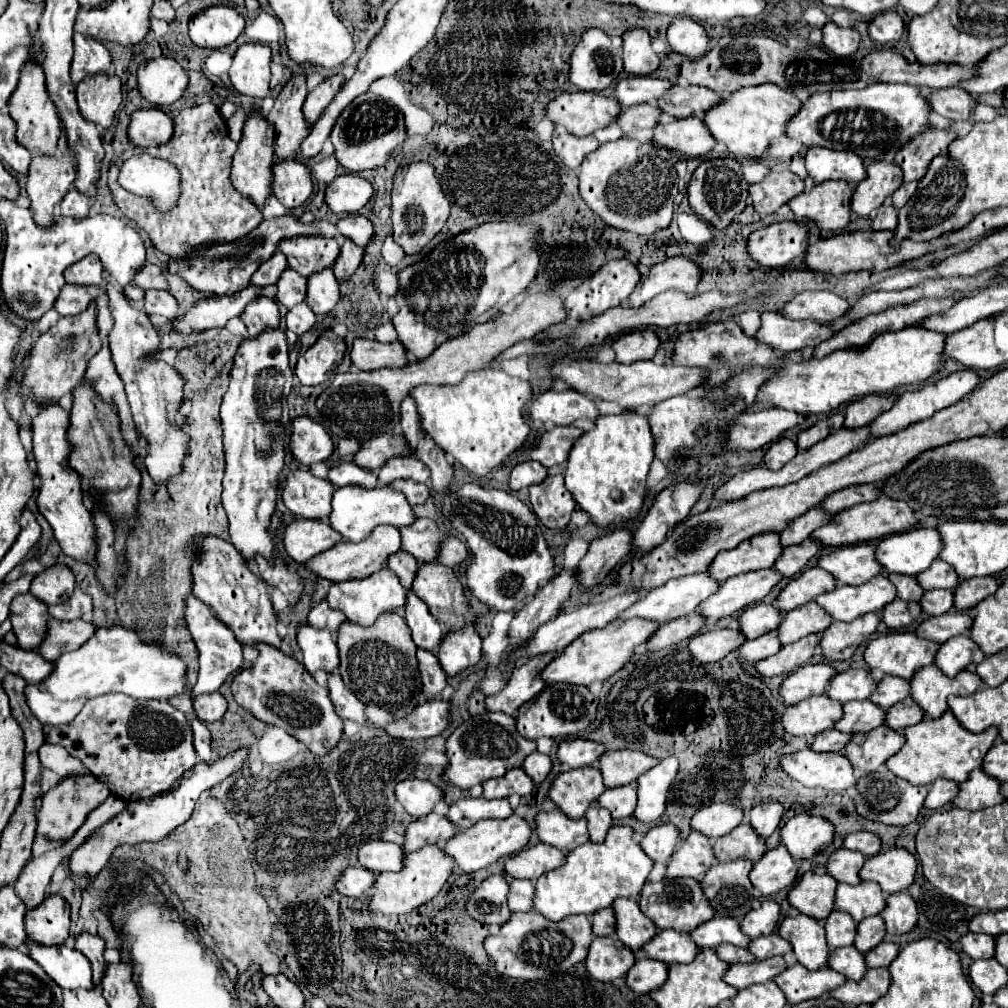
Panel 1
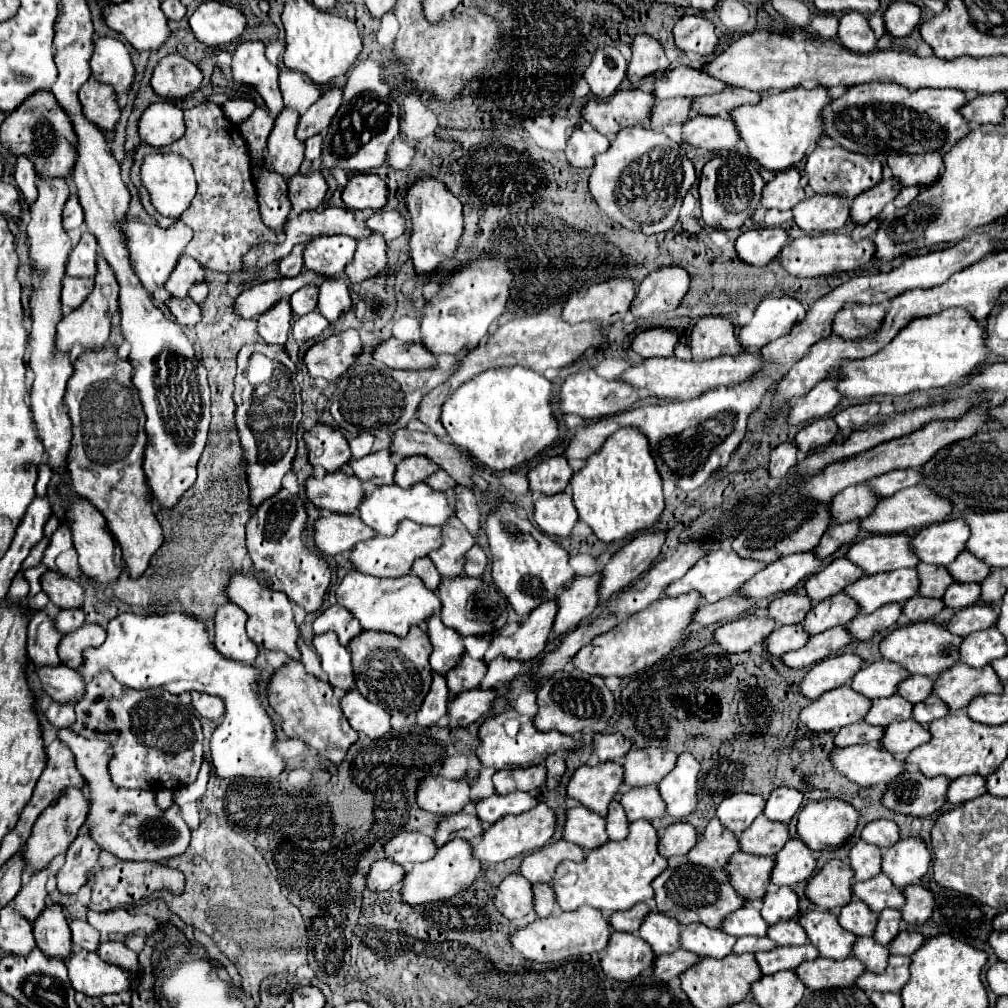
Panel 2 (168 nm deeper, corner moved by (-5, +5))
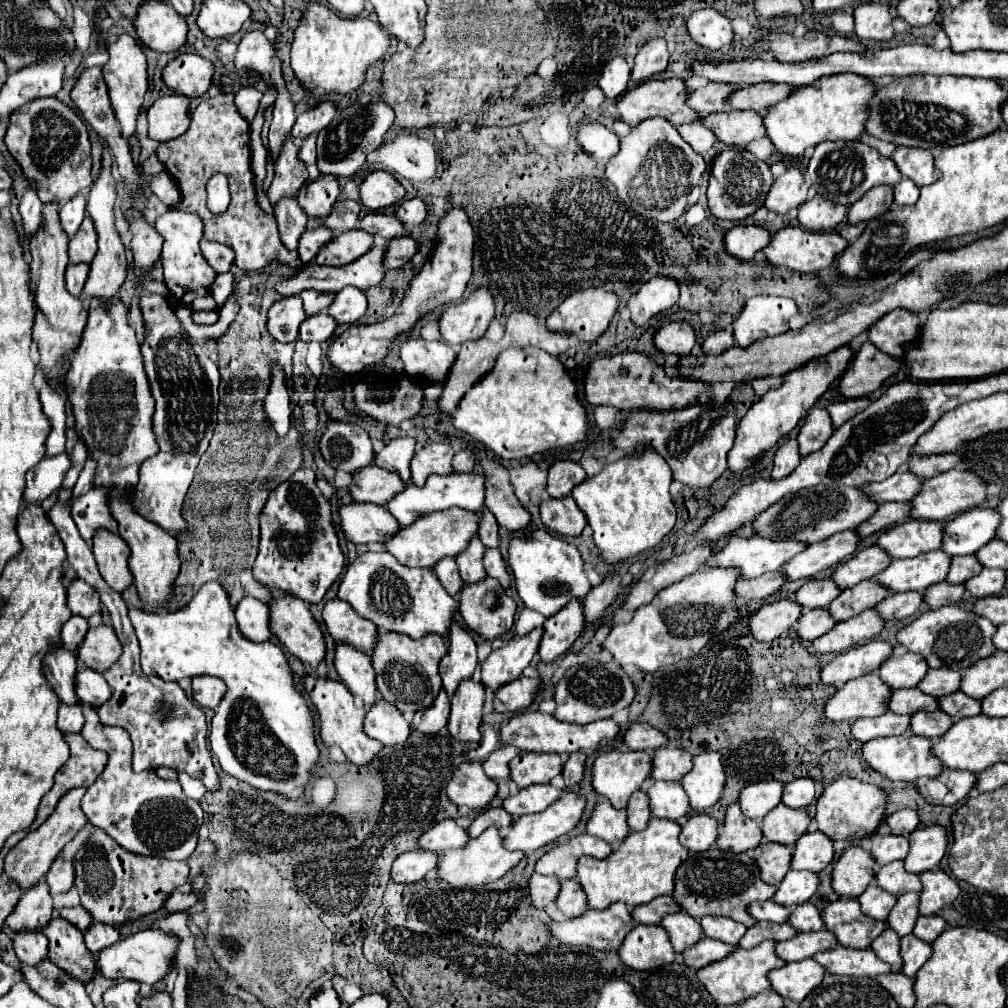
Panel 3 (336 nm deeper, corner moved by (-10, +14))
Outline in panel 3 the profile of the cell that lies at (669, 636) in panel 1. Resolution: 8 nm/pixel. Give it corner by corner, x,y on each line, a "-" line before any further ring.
772,571
754,579
740,579
736,583
736,593
742,603
760,601
776,593
784,583
786,583
786,575
782,571

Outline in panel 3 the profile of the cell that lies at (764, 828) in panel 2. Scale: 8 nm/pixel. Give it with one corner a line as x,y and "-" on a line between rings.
778,805
778,809
772,809
768,817
762,821
762,831
768,841
776,841
788,847
794,847
794,843
808,833
812,817
806,809
792,809
786,805

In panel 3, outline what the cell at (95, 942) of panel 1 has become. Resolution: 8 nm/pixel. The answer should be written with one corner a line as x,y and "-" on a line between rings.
80,905
78,907
68,907
68,909
60,909
60,917
70,921
72,925
76,925
80,931
86,931
88,925
92,925
92,915

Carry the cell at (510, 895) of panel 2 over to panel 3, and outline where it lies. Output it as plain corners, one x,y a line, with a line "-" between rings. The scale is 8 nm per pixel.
534,873
530,879
530,895
536,907
546,907
548,903
554,903
560,893
560,881
552,875
538,875

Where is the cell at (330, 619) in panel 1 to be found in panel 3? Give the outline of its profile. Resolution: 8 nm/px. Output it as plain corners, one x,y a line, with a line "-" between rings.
330,599
324,605
322,611
324,623
328,627
328,633
338,641
338,643
348,643
356,651
362,651
364,655
372,657
376,641
378,641
378,629
372,625
372,621
366,621
360,617
350,603
342,599

